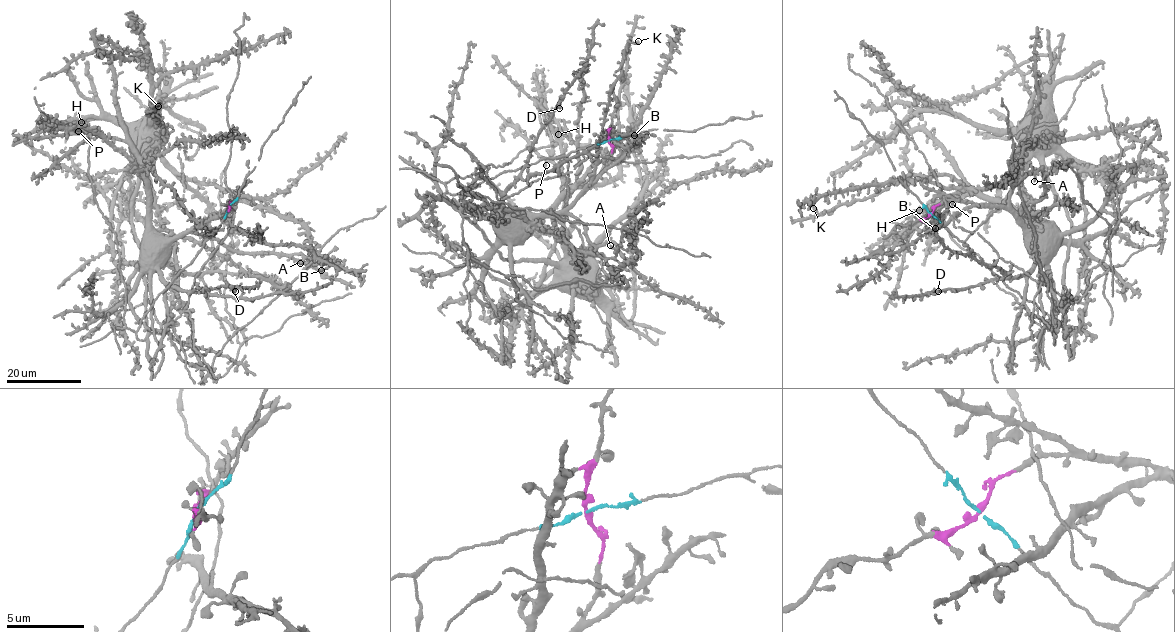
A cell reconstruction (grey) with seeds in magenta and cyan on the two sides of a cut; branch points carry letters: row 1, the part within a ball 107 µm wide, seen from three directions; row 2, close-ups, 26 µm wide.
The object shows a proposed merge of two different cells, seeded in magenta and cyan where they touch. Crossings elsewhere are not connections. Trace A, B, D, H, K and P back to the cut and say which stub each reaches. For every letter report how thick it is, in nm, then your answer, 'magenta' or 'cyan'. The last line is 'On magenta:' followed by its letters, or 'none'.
A: calibre 320 nm; magenta
B: calibre 240 nm; magenta
D: calibre 400 nm; magenta
H: calibre 480 nm; cyan
K: calibre 300 nm; magenta
P: calibre 240 nm; magenta
On magenta: A, B, D, K, P

